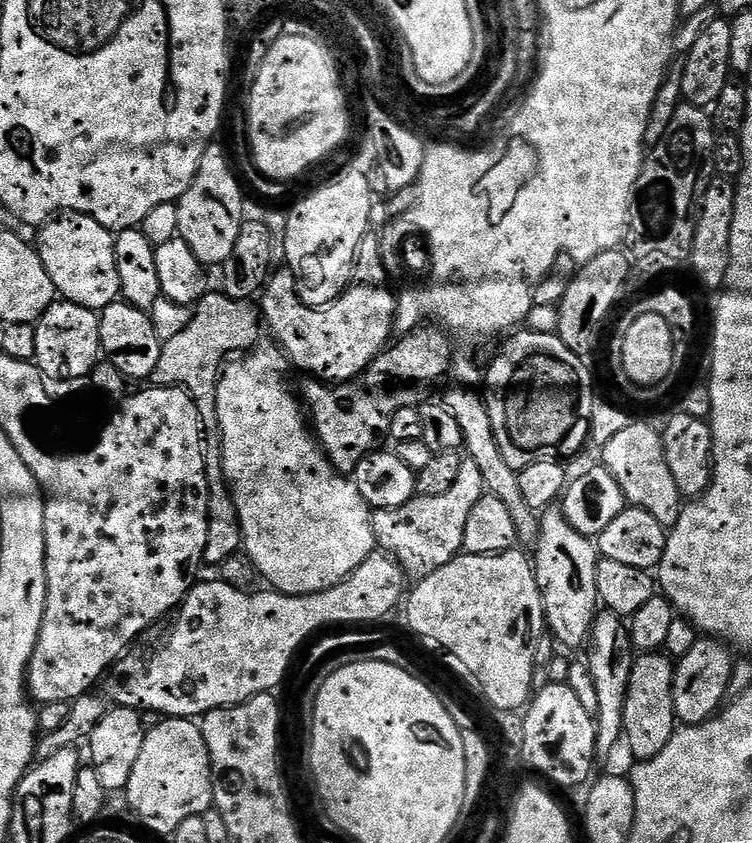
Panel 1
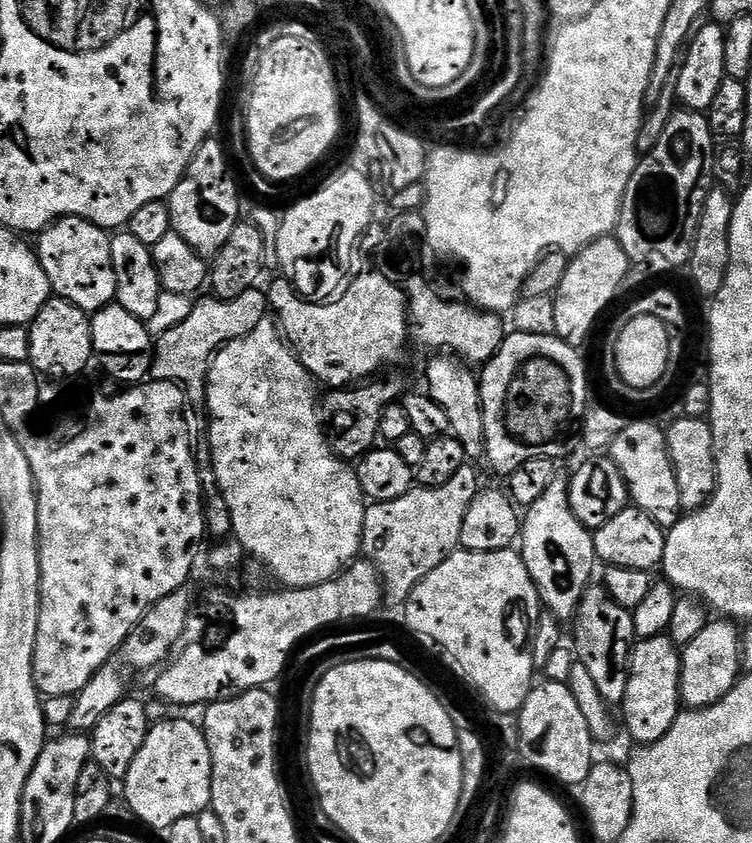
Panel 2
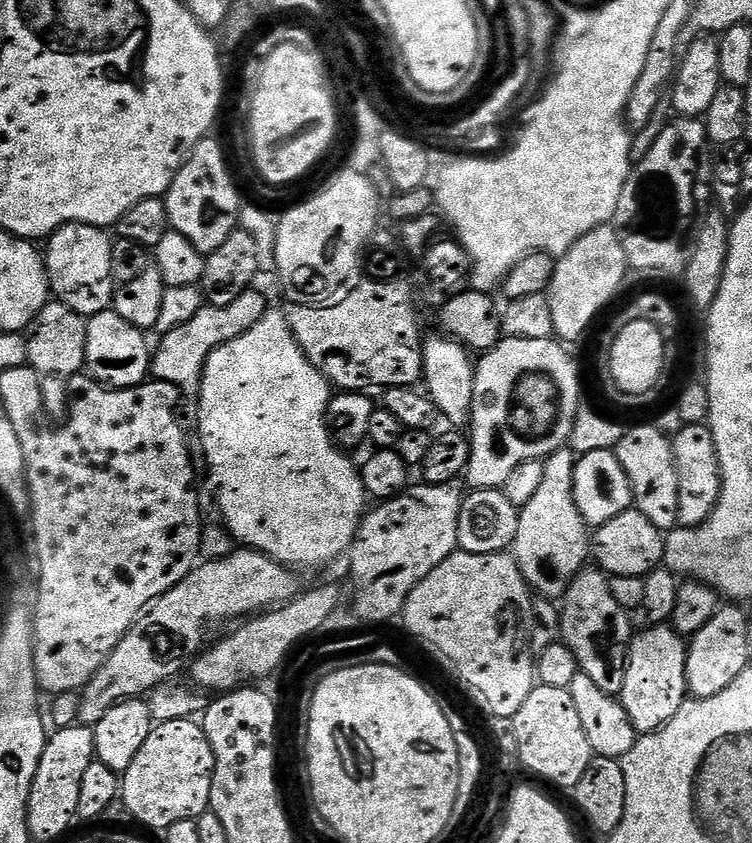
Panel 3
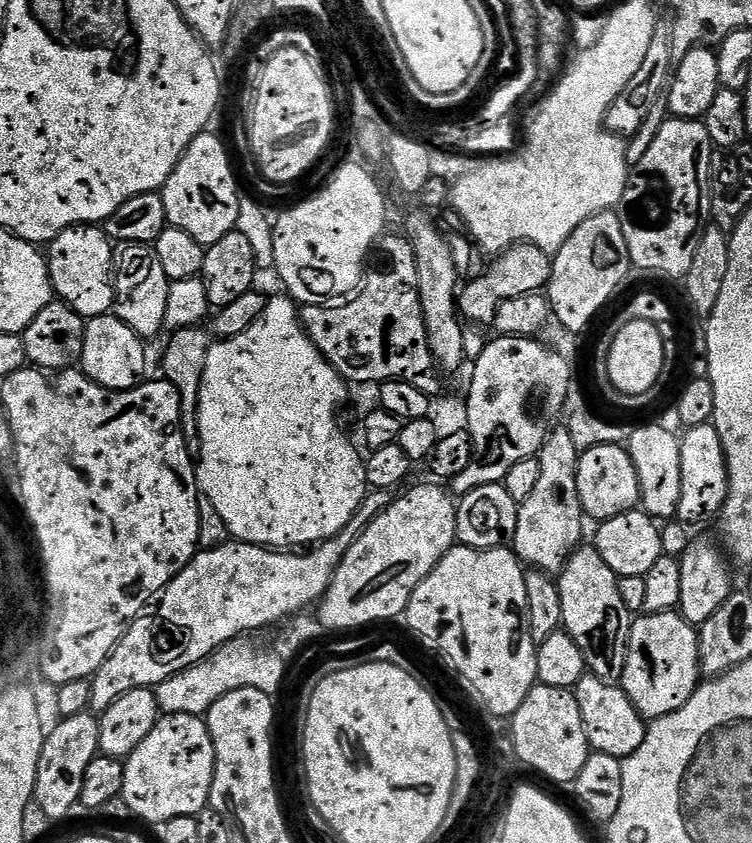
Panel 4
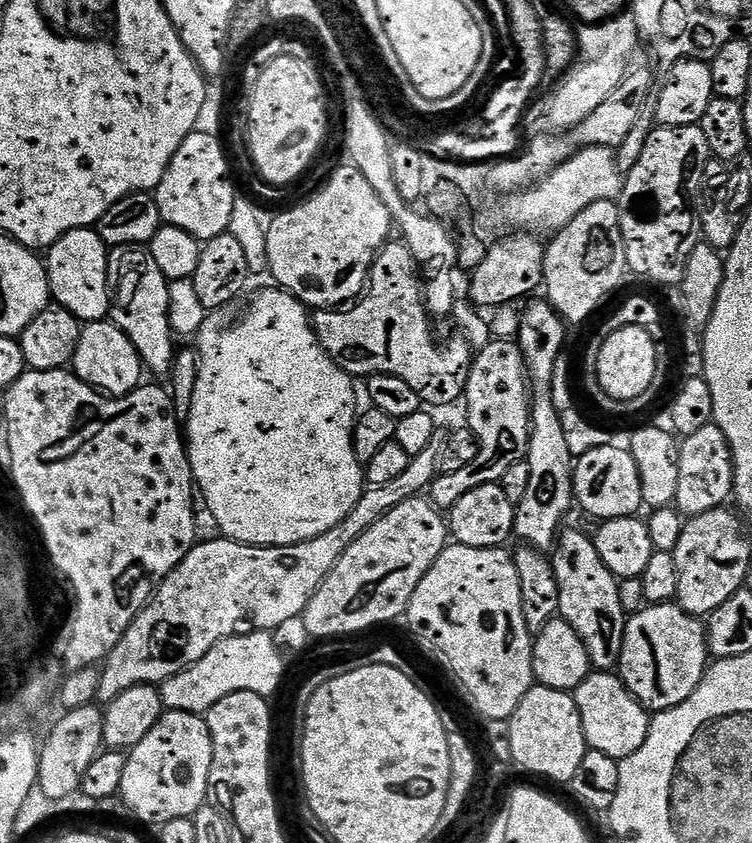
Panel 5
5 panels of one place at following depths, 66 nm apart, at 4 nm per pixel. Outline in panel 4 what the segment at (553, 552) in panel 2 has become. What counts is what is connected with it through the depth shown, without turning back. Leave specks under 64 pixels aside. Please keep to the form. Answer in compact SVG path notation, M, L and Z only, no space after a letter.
M553 430L548 433L548 441L542 446L538 459L541 466L541 477L535 483L530 498L526 498L526 502L522 502L518 506L518 526L516 527L514 551L529 569L558 574L564 569L572 553L581 547L583 540L580 539L584 536L586 513L580 504L578 478L576 477L576 467L580 461L580 453L577 452L574 442L566 430L560 430L560 432L559 430Z

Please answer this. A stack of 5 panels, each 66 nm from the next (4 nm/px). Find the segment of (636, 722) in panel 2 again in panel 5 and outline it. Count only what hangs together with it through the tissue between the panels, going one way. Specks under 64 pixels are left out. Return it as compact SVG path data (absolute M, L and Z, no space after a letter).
M676 602L648 604L639 612L628 616L618 675L630 690L630 694L634 694L634 698L643 708L648 709L649 713L665 712L686 702L686 698L690 698L690 694L694 694L694 690L702 682L709 664L708 629L705 621L701 617L692 616Z

